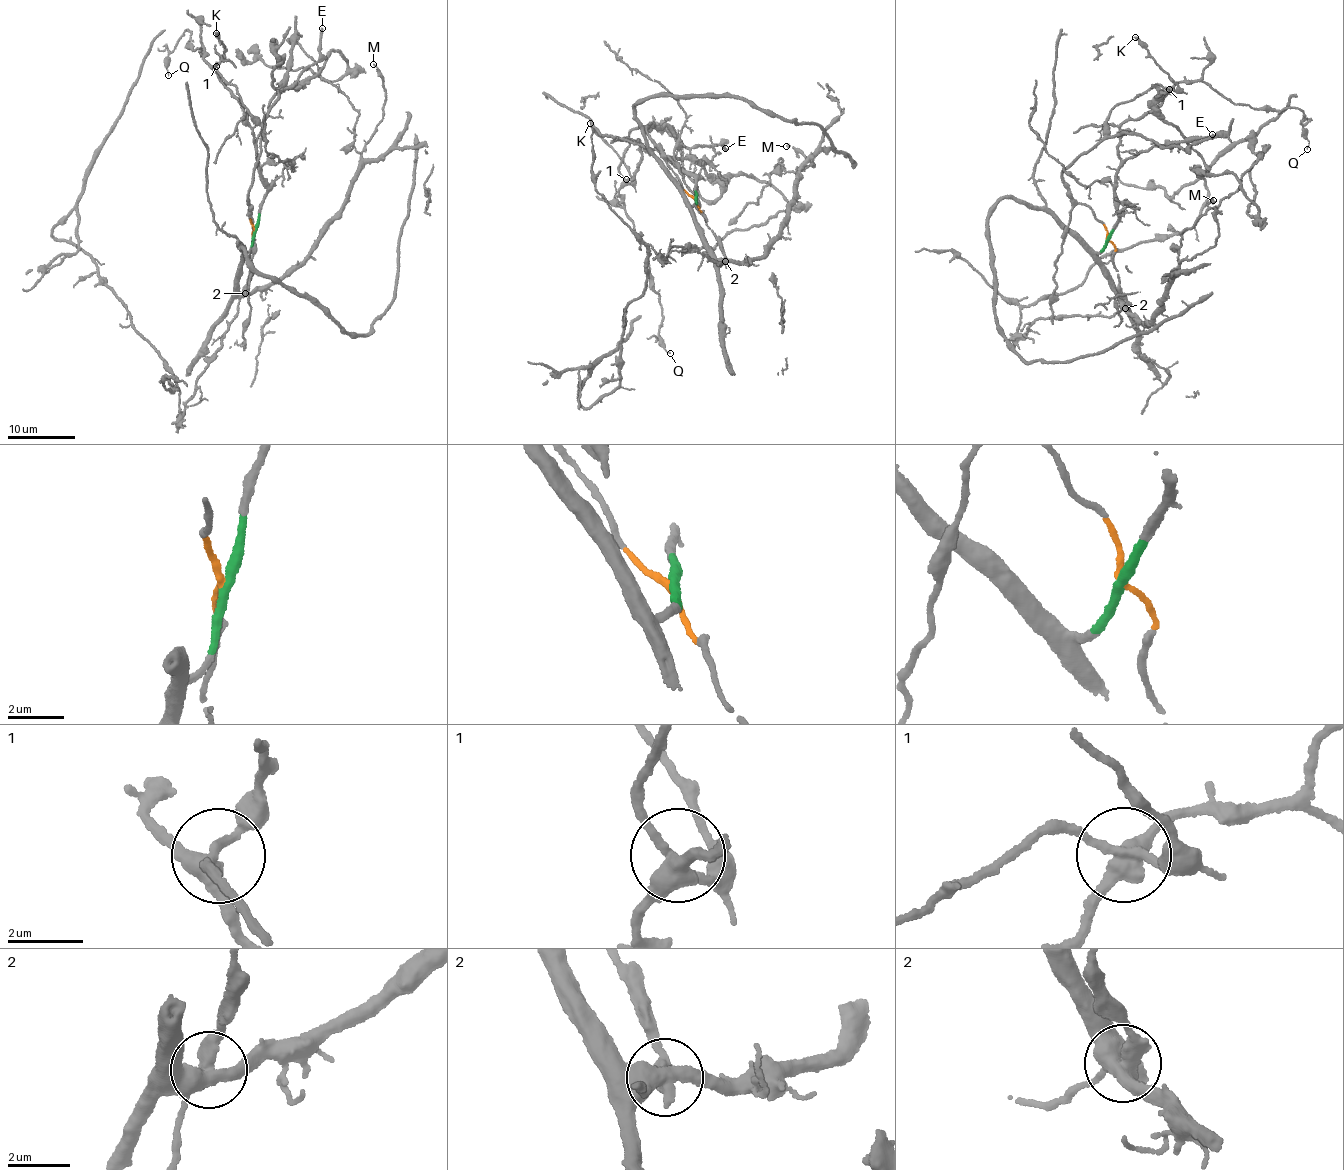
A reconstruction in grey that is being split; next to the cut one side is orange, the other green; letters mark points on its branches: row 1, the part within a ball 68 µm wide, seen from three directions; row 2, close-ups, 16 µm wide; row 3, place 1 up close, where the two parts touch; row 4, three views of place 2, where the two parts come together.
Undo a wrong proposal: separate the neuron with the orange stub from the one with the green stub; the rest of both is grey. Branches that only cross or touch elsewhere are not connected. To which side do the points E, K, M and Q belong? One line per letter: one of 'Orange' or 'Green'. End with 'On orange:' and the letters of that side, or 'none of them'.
E: Orange
K: Orange
M: Green
Q: Green
On orange: E, K

